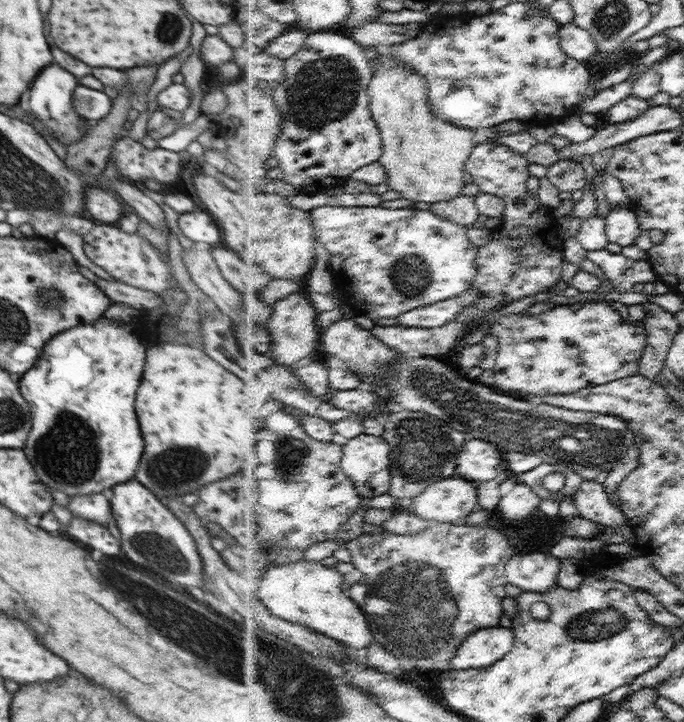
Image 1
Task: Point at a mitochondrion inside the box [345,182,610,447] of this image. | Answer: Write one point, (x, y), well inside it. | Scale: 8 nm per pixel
(413, 275)

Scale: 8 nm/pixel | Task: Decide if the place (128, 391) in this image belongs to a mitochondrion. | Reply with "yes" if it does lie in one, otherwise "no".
no

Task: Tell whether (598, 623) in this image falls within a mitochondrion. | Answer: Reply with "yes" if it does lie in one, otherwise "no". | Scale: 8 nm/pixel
yes

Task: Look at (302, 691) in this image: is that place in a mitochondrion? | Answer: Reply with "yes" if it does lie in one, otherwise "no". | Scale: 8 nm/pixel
yes

